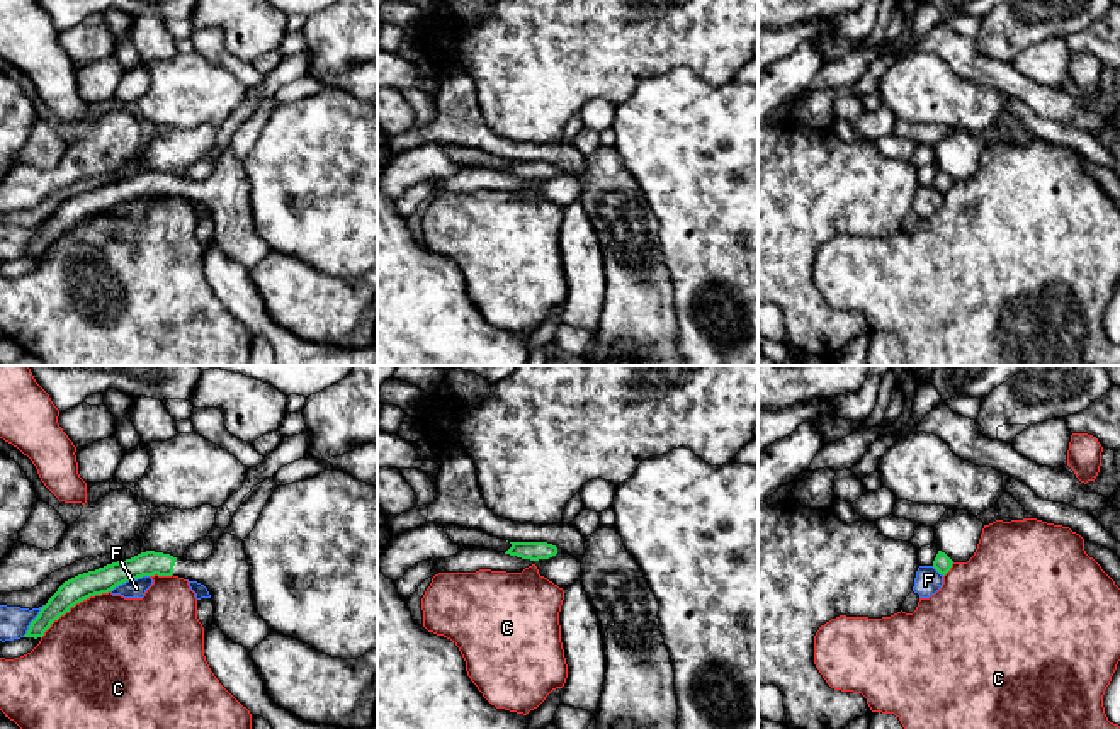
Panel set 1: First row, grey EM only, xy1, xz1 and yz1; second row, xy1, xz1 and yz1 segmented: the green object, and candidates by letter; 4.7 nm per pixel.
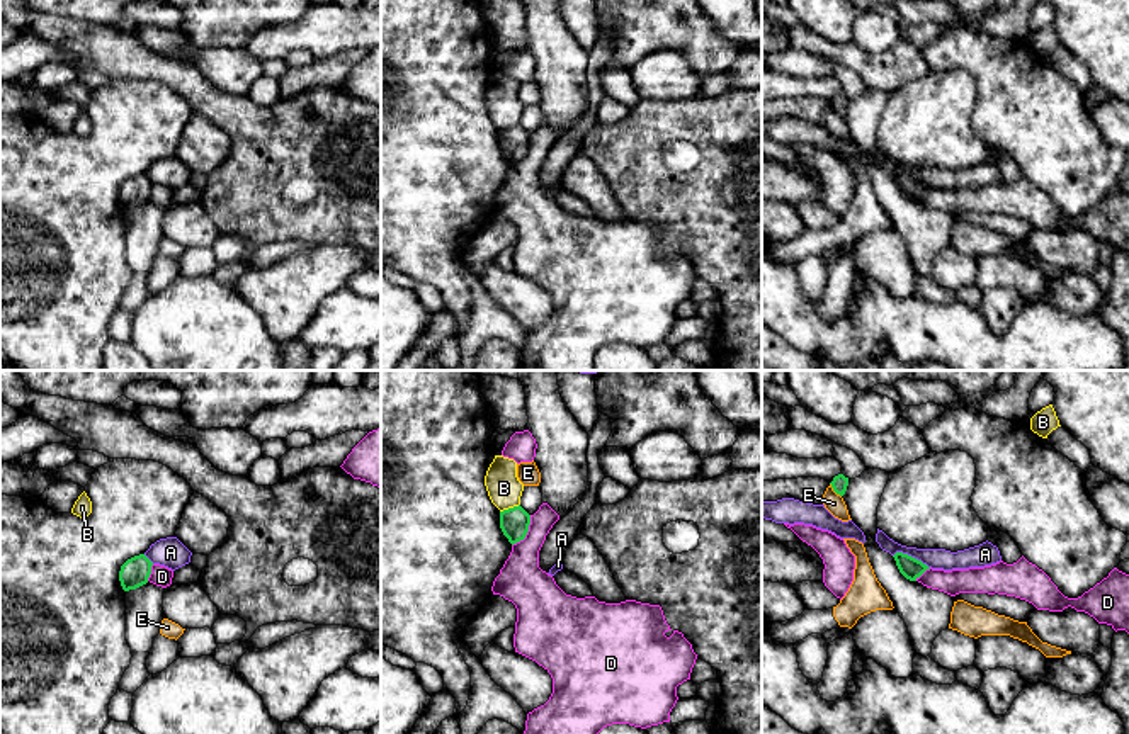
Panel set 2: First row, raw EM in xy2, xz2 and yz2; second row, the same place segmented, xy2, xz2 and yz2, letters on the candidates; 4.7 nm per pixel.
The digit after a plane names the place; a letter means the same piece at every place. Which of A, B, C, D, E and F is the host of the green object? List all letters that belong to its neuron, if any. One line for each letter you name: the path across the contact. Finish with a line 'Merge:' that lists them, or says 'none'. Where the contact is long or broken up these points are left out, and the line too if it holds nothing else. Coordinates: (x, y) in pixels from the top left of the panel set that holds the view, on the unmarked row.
Merge: none

